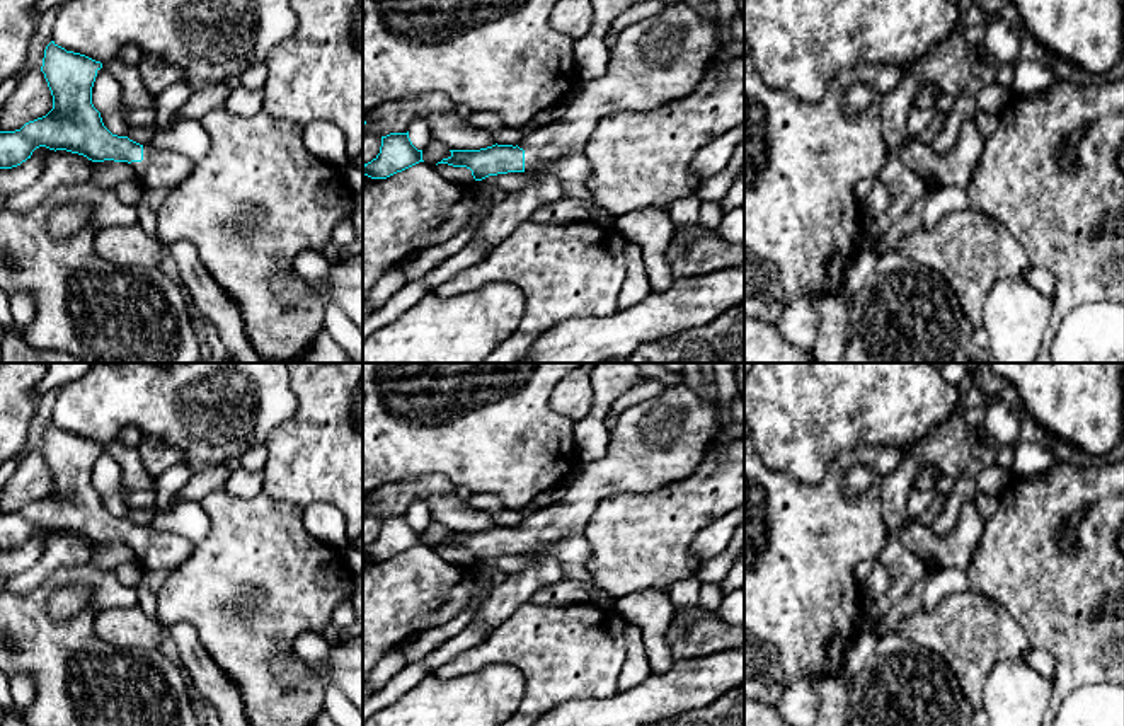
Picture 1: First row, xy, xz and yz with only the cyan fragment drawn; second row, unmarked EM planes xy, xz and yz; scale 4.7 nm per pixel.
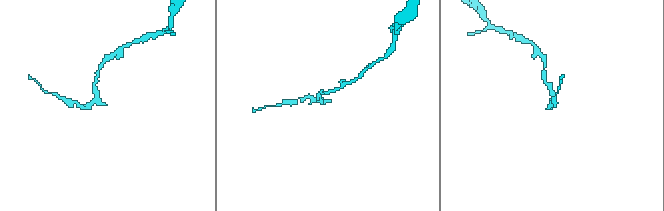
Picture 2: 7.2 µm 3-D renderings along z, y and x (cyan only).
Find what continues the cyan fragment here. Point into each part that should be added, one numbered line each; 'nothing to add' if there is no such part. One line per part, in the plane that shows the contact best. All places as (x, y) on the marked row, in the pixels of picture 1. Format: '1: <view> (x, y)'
1: xy (159, 167)

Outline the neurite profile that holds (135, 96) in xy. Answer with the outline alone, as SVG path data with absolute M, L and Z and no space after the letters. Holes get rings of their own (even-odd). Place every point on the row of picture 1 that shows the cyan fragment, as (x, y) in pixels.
M118 56L102 63L109 73L116 77L123 89L123 104L131 109L150 109L155 112L155 97L145 89L136 65L128 65Z

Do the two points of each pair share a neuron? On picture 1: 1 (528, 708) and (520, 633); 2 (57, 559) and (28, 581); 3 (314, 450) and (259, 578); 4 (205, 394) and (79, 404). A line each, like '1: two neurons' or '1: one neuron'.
1: one neuron
2: one neuron
3: two neurons
4: one neuron

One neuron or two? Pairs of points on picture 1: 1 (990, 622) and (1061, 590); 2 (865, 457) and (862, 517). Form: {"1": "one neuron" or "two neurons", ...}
{"1": "two neurons", "2": "one neuron"}

